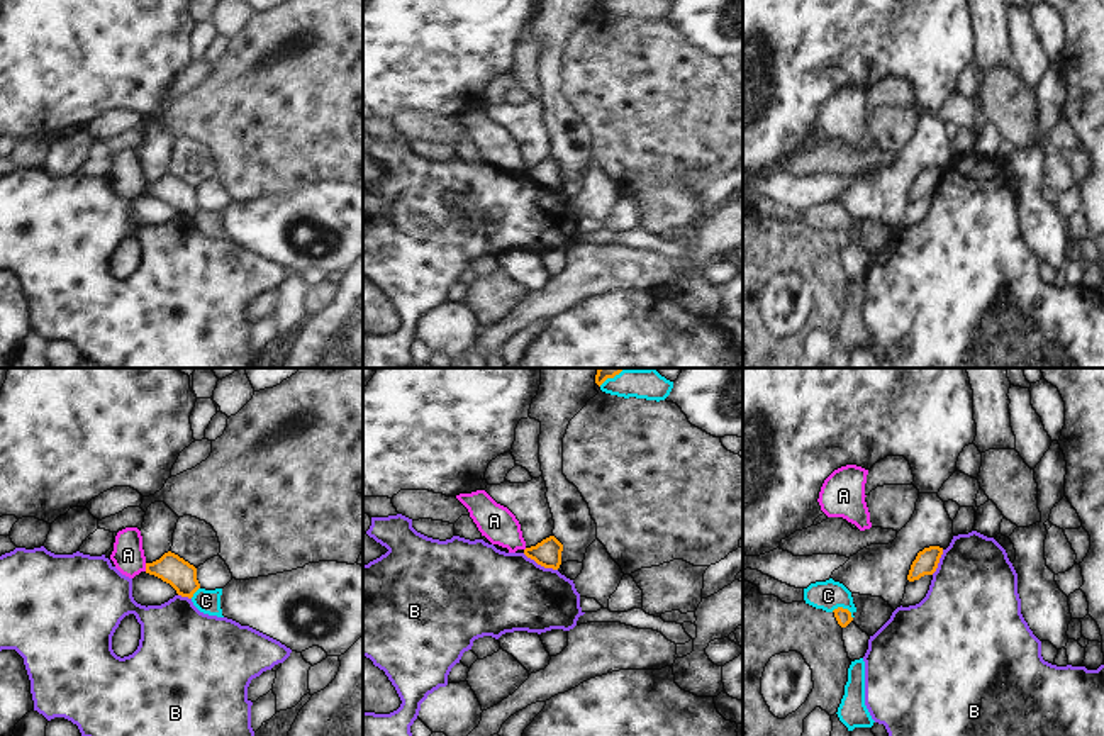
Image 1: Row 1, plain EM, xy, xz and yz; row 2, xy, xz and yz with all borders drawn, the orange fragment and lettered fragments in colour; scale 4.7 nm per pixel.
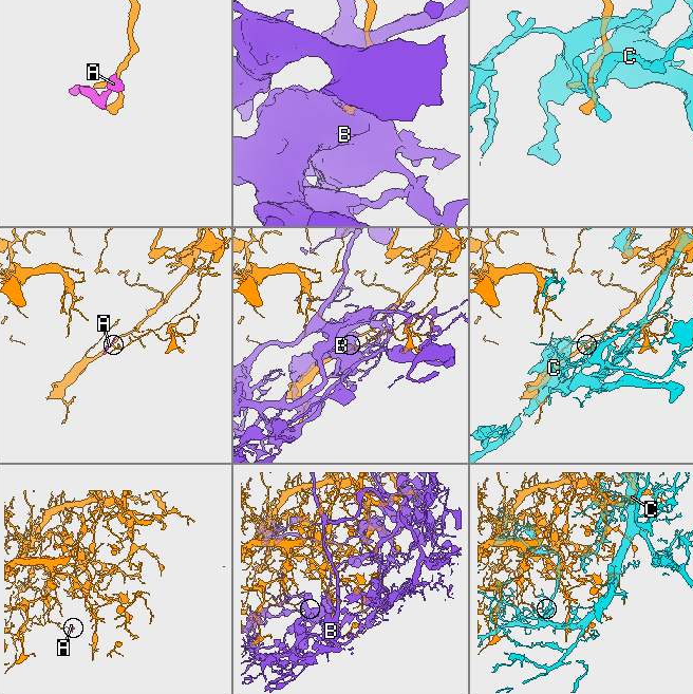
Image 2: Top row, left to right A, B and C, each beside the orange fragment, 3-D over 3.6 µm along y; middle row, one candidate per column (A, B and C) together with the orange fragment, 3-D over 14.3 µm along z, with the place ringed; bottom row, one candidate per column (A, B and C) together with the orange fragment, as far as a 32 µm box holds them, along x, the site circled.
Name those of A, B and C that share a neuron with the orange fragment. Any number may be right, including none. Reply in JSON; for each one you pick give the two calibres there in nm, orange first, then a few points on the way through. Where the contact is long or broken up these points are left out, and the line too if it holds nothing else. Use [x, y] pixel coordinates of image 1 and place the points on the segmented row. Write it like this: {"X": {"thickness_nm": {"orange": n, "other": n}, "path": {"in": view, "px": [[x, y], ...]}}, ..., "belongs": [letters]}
{"belongs": []}

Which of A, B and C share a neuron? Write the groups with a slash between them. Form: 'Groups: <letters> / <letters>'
Groups: A / B / C

